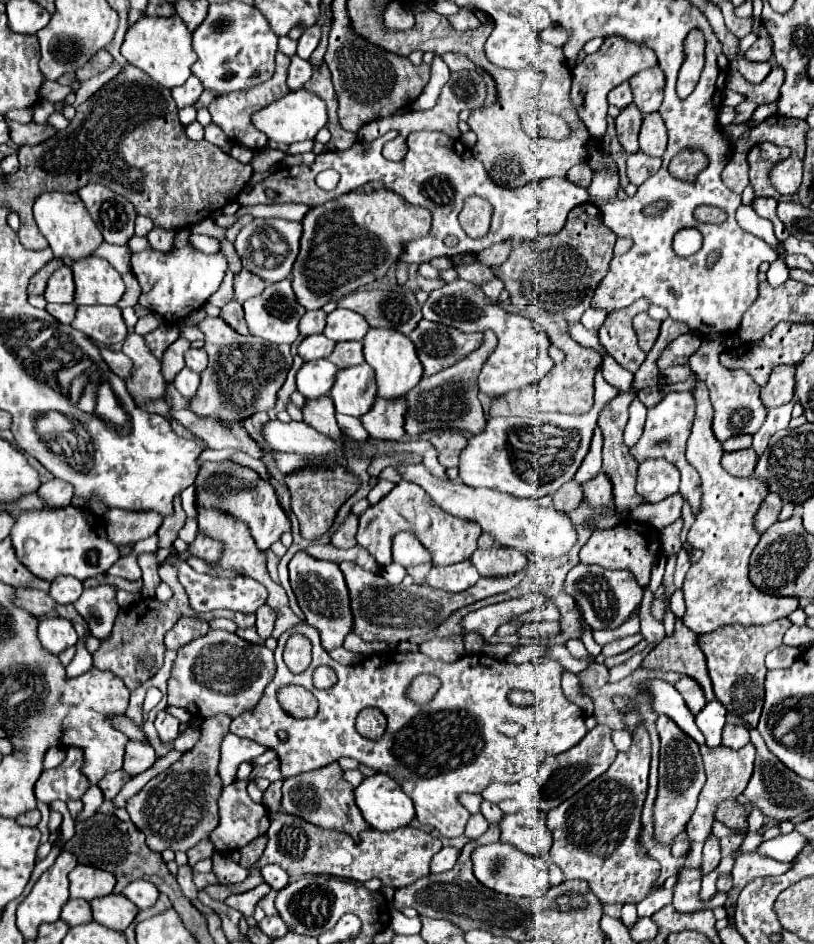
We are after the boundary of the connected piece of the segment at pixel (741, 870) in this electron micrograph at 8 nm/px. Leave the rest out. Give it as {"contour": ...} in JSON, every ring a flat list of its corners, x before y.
{"contour":[[744,853,736,859,734,869,732,869,732,877,734,877,734,887,728,893,726,899,726,911,728,919,735,919,736,897,740,895,740,887,756,877,772,877,772,875,782,875,786,873,794,863,780,863,776,859,764,859,758,853]]}

